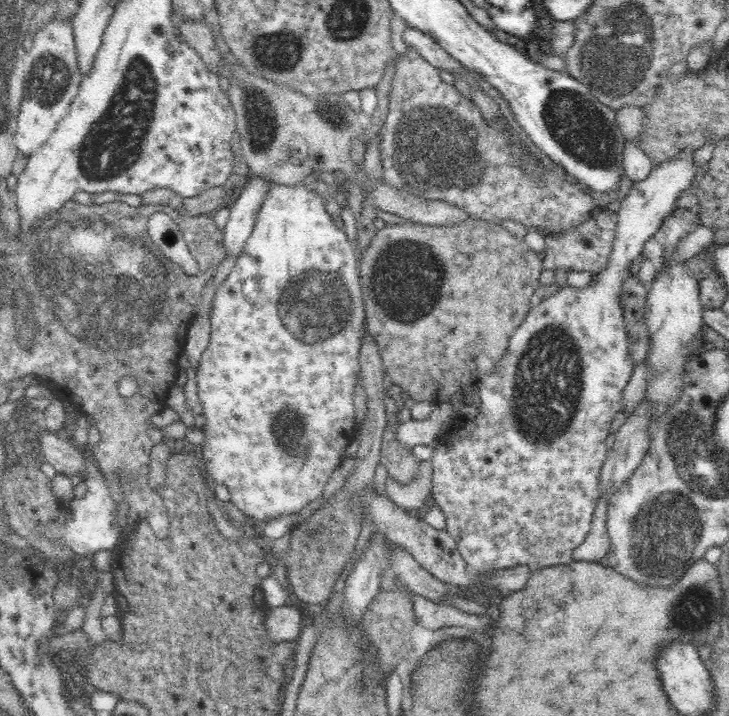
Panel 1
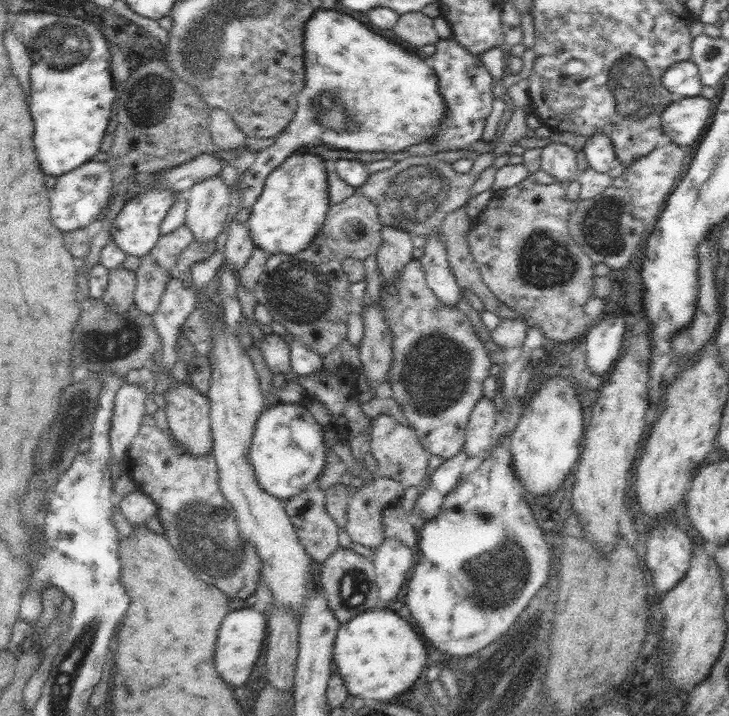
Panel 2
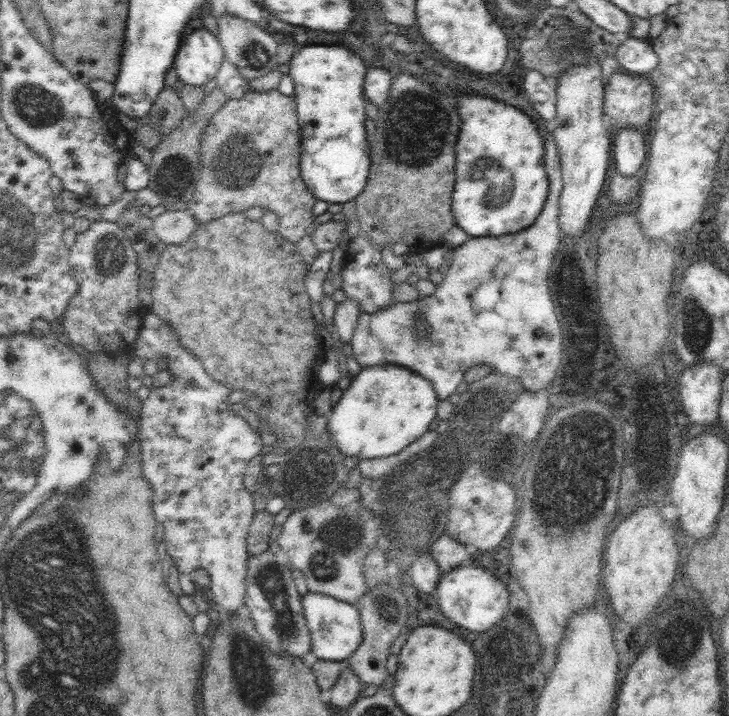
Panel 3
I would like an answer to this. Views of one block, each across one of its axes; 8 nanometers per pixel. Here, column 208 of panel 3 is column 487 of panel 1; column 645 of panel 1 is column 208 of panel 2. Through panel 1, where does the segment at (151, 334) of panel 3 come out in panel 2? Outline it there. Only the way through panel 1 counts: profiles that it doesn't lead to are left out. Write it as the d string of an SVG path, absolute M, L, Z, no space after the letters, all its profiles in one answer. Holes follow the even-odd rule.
M221 174L208 180L202 180L194 184L191 192L188 194L187 211L185 214L185 224L190 227L198 244L208 244L214 242L223 230L224 220L228 216L230 208L230 186L225 184L221 179Z

